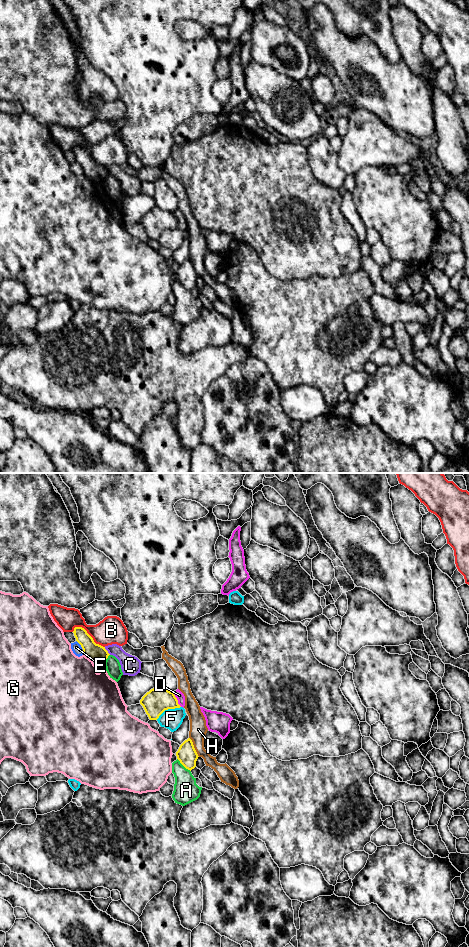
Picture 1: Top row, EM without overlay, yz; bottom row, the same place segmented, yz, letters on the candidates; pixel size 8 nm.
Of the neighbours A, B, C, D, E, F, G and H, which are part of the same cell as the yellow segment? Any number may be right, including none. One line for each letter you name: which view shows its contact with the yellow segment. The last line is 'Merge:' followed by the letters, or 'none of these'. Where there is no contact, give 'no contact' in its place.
Merge: none of these

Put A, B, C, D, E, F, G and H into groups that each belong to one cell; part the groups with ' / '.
A / B / C / D / E / F / G / H

